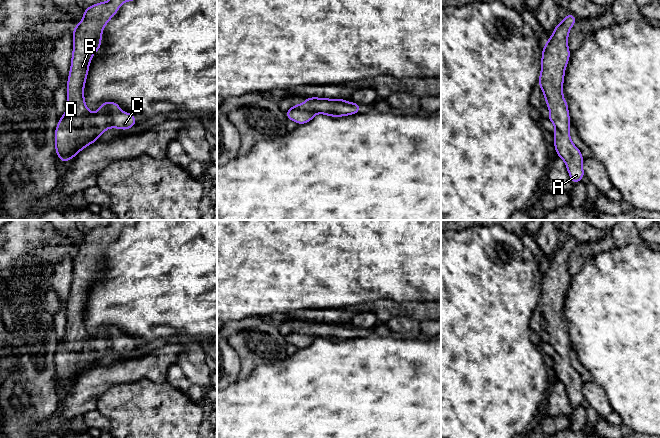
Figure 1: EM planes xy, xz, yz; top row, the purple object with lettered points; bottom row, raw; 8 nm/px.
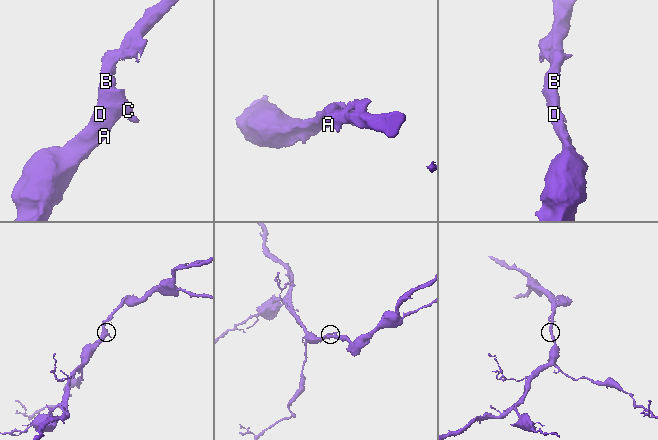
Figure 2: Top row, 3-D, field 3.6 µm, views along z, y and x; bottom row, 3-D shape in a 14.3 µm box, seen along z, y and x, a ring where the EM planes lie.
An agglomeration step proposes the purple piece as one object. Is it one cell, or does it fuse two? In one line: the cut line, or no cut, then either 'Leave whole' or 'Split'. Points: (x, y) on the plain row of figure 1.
No split. Leave whole

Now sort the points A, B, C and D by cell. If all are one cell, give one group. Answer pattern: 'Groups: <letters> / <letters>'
Groups: A B C D

